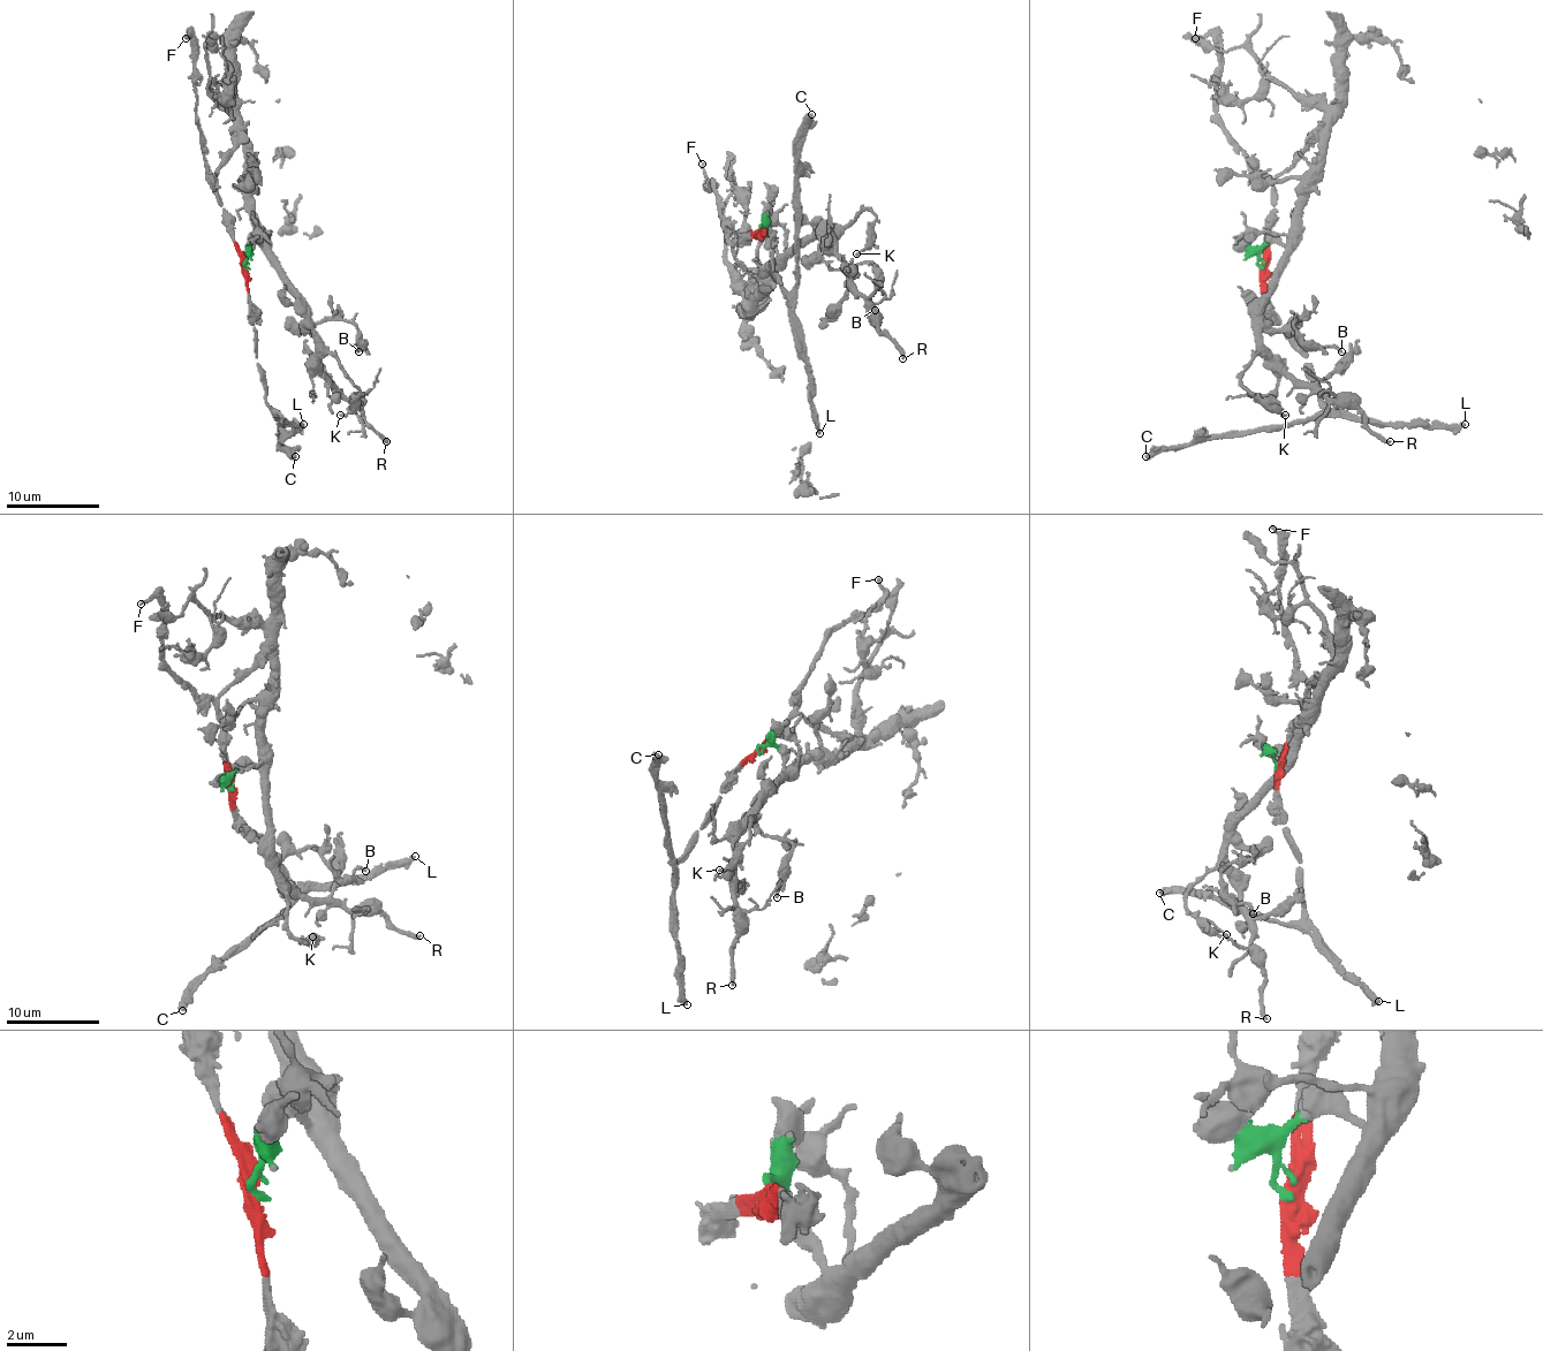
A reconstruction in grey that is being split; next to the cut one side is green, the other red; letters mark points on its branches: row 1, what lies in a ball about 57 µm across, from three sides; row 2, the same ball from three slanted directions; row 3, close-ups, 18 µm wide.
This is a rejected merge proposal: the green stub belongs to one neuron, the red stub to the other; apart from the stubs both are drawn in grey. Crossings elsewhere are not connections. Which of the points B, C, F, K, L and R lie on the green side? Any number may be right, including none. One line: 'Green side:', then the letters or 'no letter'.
Green side: B, K, R

